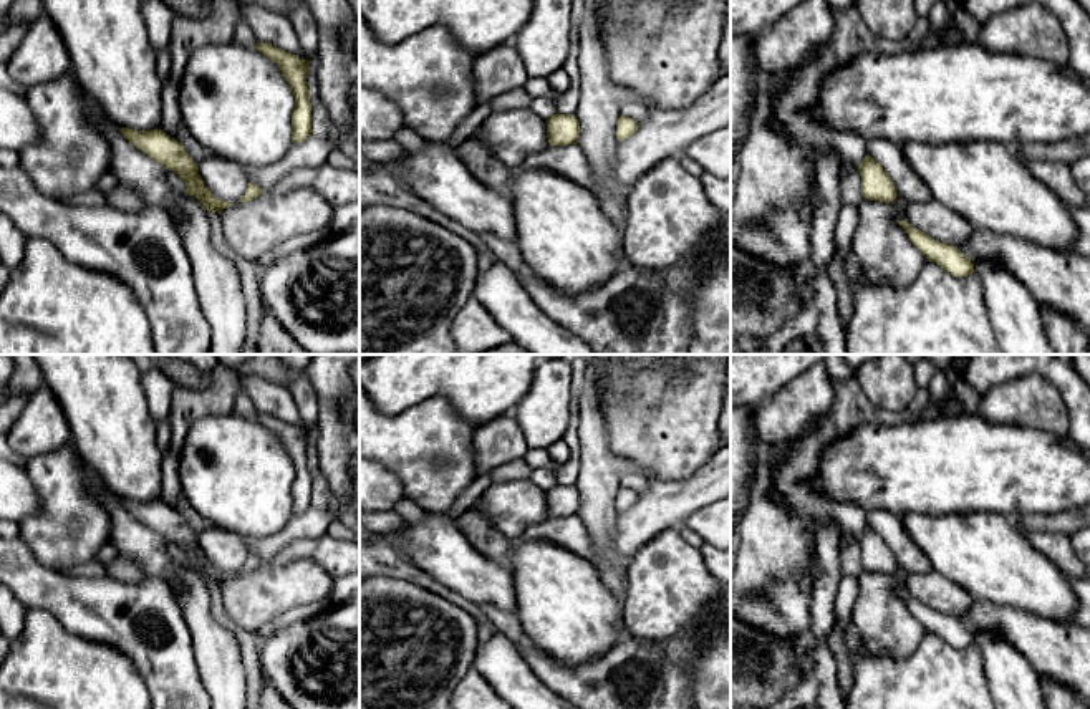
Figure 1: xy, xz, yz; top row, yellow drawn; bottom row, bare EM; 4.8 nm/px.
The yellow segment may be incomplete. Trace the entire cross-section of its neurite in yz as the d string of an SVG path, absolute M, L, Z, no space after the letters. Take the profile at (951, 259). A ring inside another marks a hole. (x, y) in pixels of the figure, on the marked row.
M908 219L898 220L909 240L926 255L929 262L941 265L953 277L972 275L974 263L957 247L939 242L913 227Z

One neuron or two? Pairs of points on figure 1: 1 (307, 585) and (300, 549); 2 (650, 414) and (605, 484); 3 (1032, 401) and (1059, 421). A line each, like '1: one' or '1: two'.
1: two
2: two
3: one

